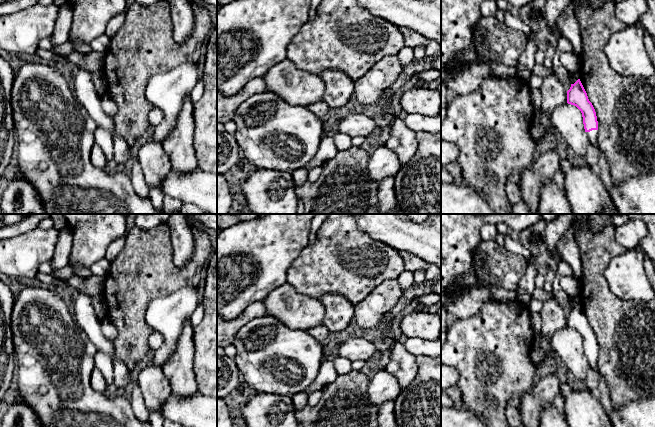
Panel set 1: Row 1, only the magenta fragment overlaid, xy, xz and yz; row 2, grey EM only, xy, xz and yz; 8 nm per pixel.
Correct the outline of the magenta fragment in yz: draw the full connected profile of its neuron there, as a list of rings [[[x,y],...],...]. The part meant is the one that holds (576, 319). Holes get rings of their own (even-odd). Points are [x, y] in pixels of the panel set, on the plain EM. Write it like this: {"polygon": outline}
{"polygon": [[[580,303],[571,308],[567,315],[567,327],[576,330],[581,335],[588,364],[592,368],[596,367],[598,359],[597,340]]]}

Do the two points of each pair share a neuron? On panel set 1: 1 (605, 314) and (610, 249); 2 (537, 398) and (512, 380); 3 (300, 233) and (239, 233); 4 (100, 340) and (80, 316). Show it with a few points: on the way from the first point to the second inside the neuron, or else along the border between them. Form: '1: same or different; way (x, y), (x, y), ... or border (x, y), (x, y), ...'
1: same; way (597, 298), (597, 265)
2: different; border (537, 378), (534, 384), (519, 397)
3: same; way (285, 233), (254, 233)
4: same; way (95, 334), (86, 322)

